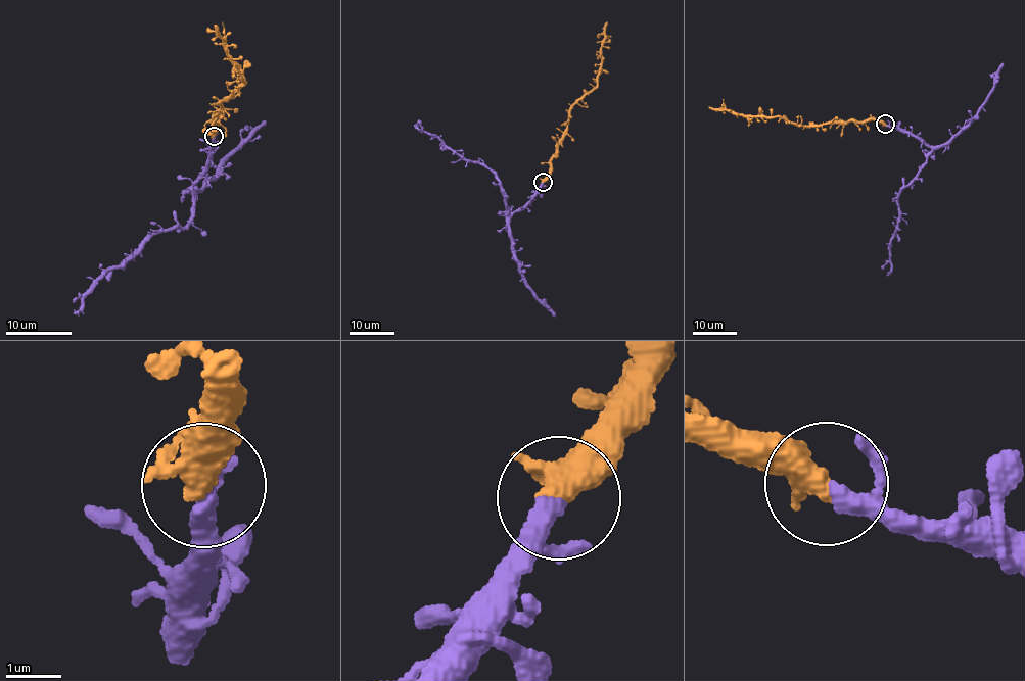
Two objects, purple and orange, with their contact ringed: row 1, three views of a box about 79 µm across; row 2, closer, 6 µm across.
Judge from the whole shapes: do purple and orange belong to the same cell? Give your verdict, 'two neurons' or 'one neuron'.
one neuron

